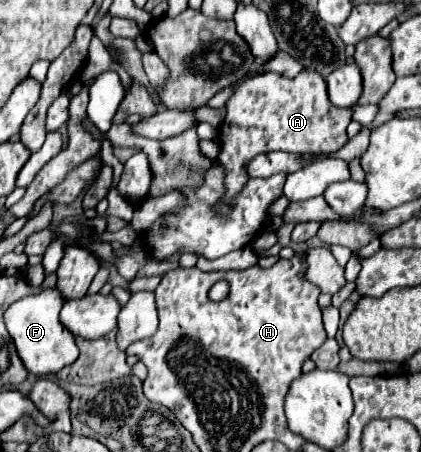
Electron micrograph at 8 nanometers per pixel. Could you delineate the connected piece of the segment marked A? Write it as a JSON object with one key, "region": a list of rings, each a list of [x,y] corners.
{"region":[[[310,68],[300,72],[296,78],[284,78],[276,72],[248,78],[238,86],[226,108],[226,120],[218,128],[218,162],[224,166],[226,200],[240,194],[250,178],[246,172],[248,162],[262,152],[336,152],[348,142],[346,126],[350,124],[352,112],[328,102],[326,80]]]}

